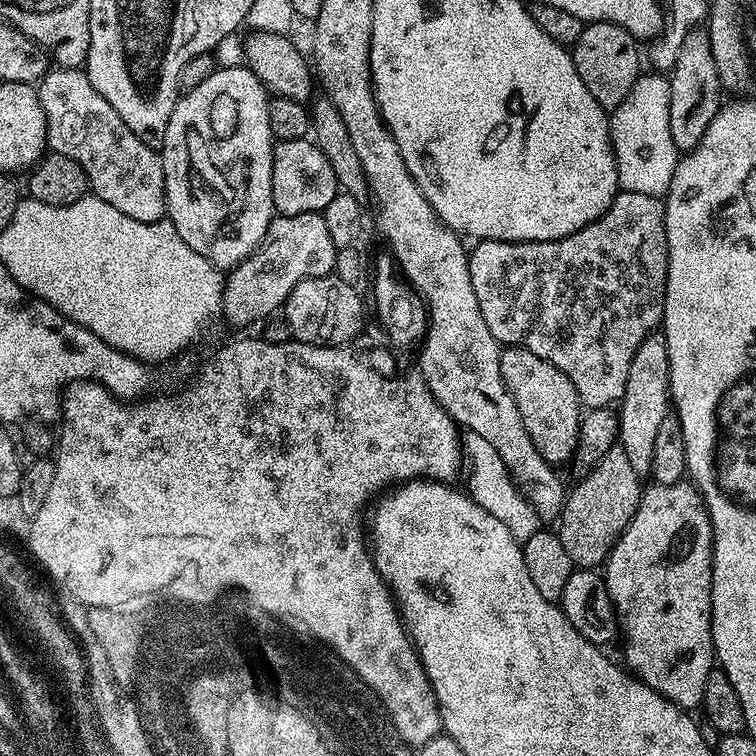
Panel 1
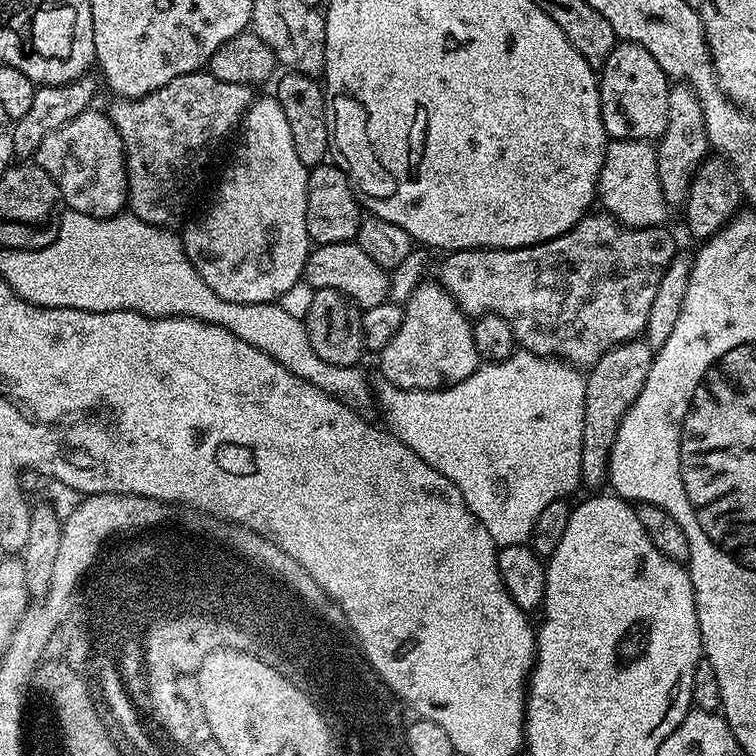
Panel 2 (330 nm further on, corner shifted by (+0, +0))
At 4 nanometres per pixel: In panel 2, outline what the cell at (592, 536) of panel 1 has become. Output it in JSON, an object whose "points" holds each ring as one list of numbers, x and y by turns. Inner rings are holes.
{"points":[[643,338,628,340,624,344,612,348,598,362,592,365,587,373,586,406,584,407,584,425,582,426,582,470,581,481,589,484,592,490,608,479,608,459,618,428,622,426,624,415,634,406,638,394,642,394,642,386,646,386,646,378,650,374,654,349]]}

